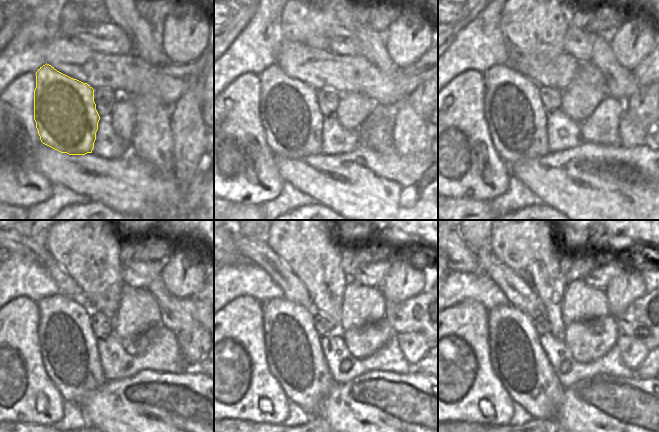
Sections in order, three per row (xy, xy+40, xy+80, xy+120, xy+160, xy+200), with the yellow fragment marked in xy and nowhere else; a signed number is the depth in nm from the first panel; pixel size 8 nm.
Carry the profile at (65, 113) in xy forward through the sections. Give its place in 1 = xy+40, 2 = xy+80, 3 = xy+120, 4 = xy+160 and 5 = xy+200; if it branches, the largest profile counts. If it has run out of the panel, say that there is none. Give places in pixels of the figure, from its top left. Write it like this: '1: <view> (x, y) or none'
1: xy+40 (289, 113)
2: xy+80 (516, 119)
3: xy+120 (68, 346)
4: xy+160 (295, 359)
5: xy+200 (517, 358)

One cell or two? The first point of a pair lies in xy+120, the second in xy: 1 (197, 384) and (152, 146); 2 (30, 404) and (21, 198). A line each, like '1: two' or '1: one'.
1: two
2: one

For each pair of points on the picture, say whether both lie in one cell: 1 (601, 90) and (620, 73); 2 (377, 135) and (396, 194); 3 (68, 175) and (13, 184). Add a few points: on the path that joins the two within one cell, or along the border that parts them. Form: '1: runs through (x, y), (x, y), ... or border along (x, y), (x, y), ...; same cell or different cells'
1: border along (605, 85), (609, 95); different cells
2: border along (360, 143), (379, 152), (395, 151); different cells
3: border along (36, 158), (36, 169), (52, 184); different cells

